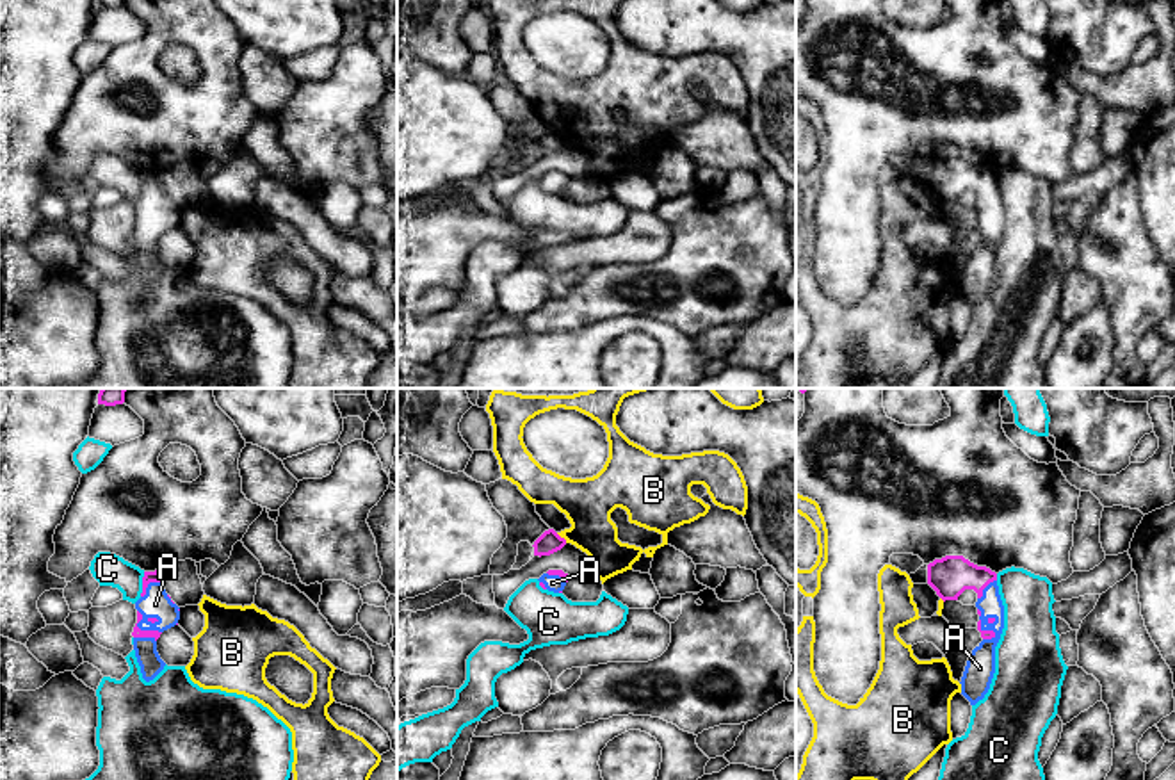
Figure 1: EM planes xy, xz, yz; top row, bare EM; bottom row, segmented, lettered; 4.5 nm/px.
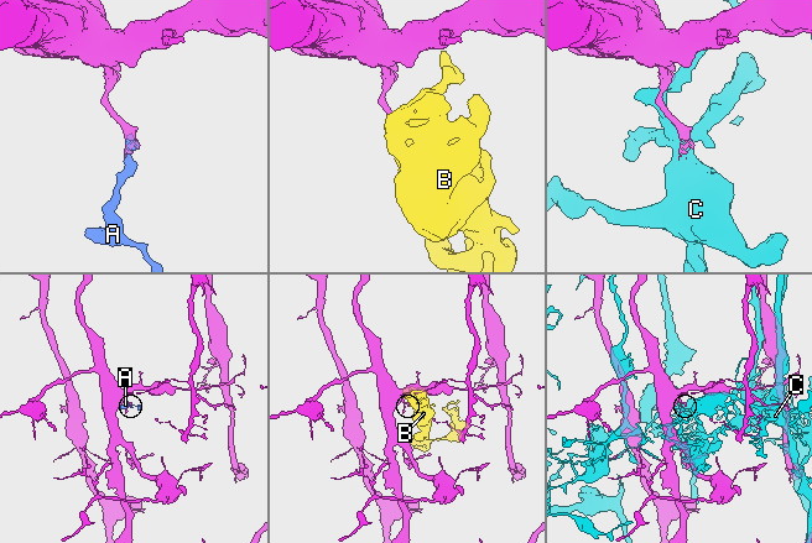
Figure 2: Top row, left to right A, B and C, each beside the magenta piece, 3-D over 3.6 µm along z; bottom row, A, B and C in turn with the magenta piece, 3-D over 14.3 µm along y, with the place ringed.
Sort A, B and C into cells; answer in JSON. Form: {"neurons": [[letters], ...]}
{"neurons": [["A"], ["B"], ["C"]]}

